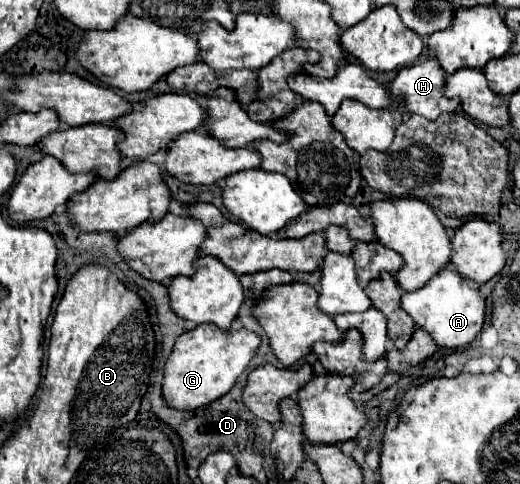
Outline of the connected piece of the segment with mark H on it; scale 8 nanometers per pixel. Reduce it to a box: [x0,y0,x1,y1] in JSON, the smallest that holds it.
[390,56,460,118]

